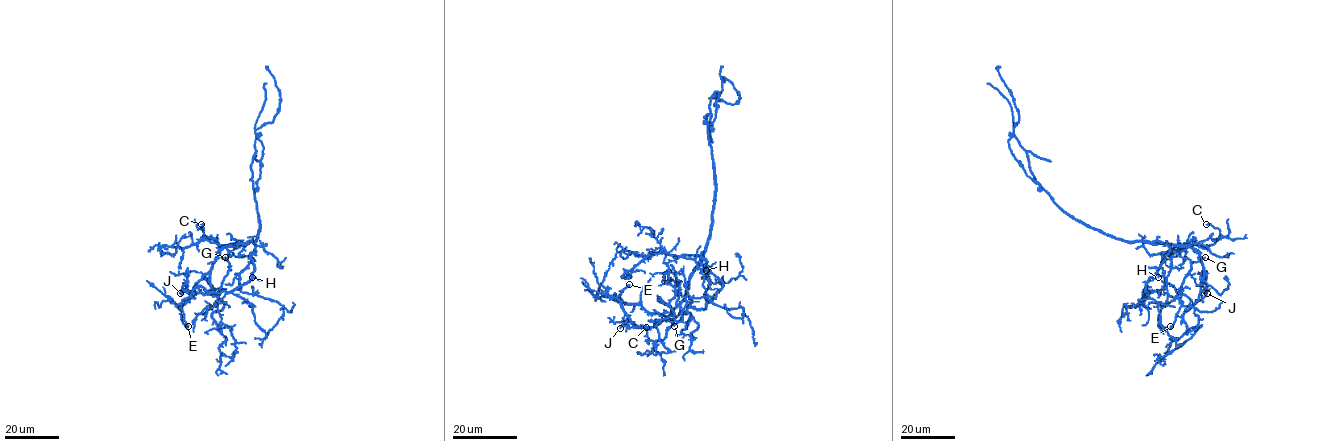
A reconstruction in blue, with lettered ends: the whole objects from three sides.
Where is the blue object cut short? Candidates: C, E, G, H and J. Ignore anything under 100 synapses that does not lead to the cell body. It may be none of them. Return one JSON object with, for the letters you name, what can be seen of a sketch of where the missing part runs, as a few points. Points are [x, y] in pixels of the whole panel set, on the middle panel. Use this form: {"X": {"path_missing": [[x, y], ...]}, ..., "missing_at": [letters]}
{"missing_at": []}

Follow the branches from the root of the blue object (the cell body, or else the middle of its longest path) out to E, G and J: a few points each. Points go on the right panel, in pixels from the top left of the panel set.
E: (1132, 241), (1188, 245), (1199, 254), (1206, 275), (1206, 293), (1192, 305), (1182, 305), (1170, 326)
G: (1132, 241), (1188, 245), (1201, 259), (1205, 257)
J: (1132, 241), (1192, 247), (1199, 254), (1205, 272), (1207, 293)

